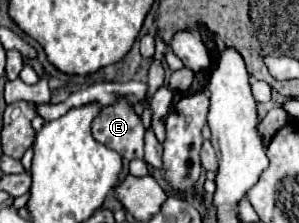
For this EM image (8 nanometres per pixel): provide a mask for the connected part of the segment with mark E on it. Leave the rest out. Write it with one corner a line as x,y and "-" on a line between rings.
117,100
117,104
105,106
93,120
93,138
107,148
113,148
123,158
143,158
145,126
141,116
135,114
129,100

